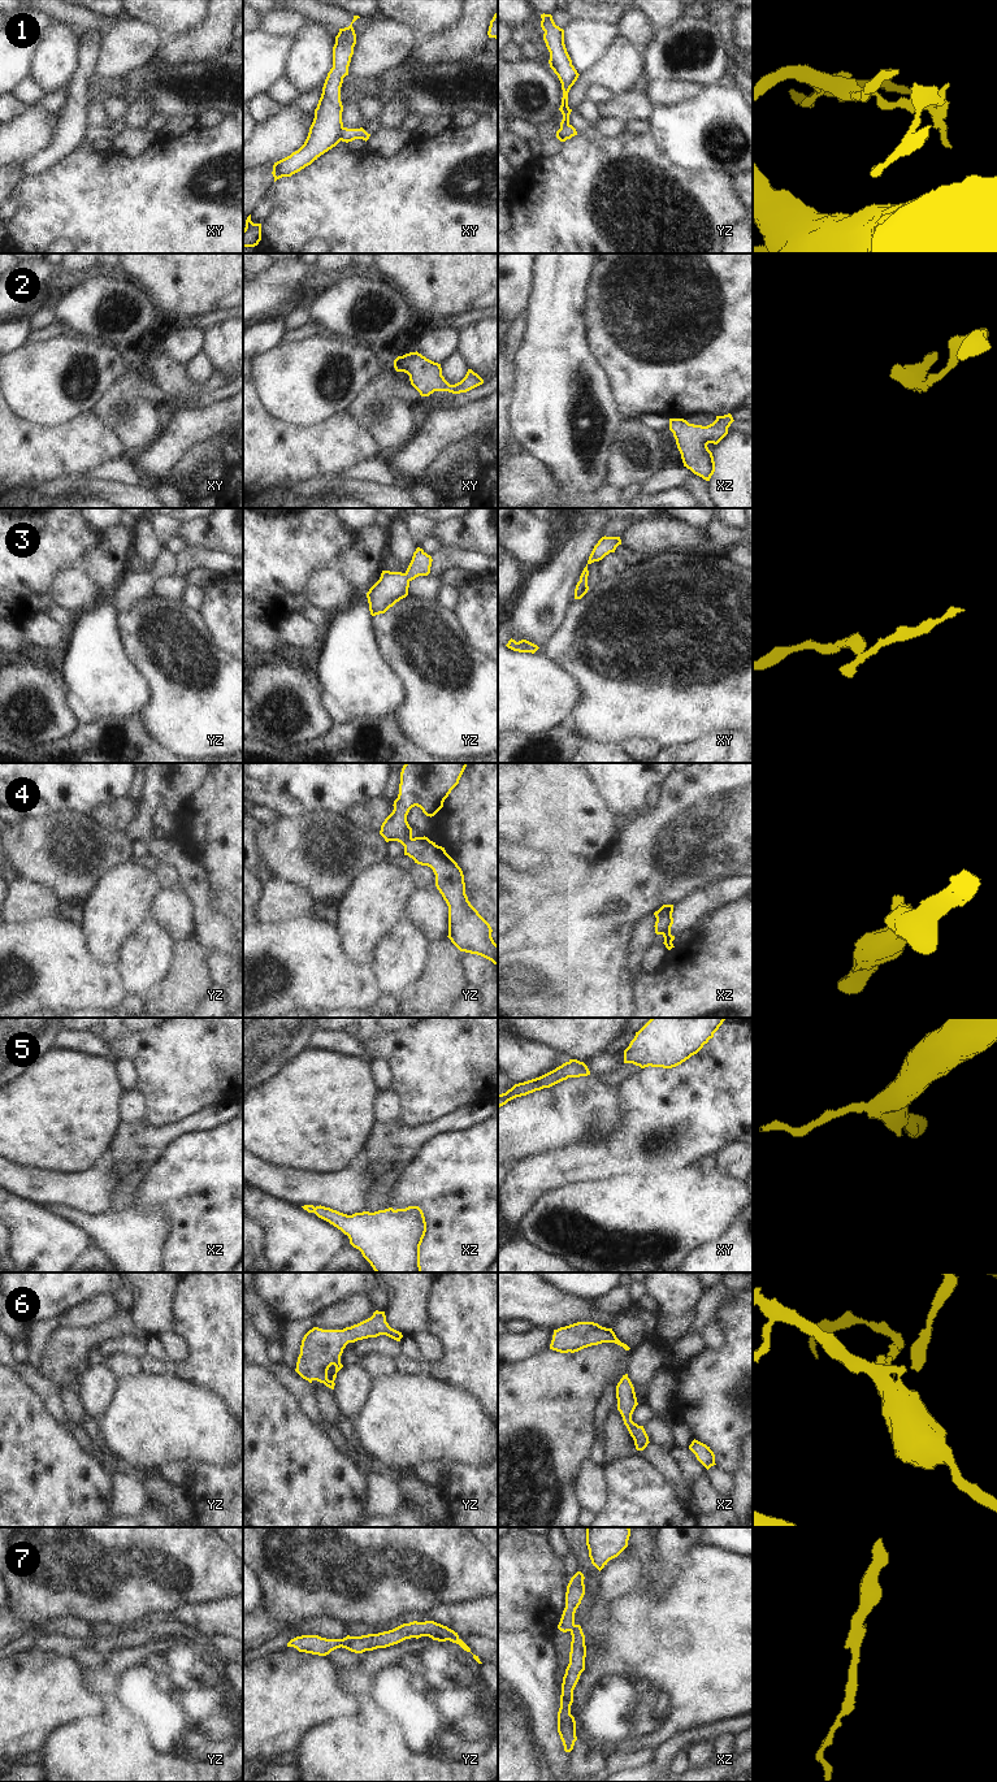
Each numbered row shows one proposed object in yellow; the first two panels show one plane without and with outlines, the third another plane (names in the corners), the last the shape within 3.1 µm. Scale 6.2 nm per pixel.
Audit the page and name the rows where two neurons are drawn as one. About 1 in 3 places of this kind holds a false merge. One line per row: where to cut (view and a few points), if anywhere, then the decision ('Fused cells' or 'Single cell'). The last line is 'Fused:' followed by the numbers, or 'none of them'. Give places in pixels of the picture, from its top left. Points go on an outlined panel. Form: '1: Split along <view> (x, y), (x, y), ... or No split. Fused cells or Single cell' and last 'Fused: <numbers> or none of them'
1: Split along xy (342, 126), (339, 139). Fused cells
2: No split. Single cell
3: No split. Single cell
4: No split. Single cell
5: No split. Single cell
6: No split. Single cell
7: Split along yz (341, 1639), (342, 1646). Fused cells
Fused: 1, 7

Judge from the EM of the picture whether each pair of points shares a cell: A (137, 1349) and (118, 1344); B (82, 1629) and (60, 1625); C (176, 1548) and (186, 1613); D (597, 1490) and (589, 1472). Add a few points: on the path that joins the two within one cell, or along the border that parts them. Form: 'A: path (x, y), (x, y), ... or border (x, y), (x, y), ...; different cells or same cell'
A: path (133, 1347), (122, 1344); same cell
B: path (77, 1627), (65, 1626); same cell
C: border (215, 1600), (187, 1601), (173, 1612); different cells
D: path (593, 1486), (593, 1475); same cell

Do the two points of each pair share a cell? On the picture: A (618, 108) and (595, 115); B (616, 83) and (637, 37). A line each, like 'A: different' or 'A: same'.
A: different
B: different

